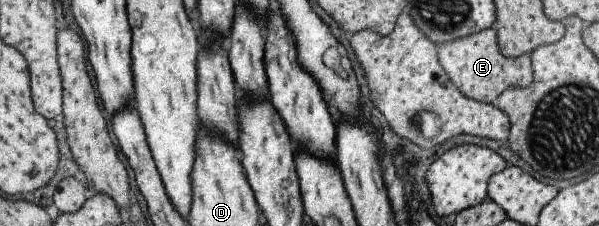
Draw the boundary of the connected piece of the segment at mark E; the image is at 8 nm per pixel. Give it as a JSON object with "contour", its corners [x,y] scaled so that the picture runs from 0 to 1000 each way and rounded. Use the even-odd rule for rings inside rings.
{"contour":[[[823,119],[806,137],[766,168],[765,177],[746,186],[730,204],[730,261],[735,292],[741,305],[751,363],[765,394],[768,416],[778,434],[803,451],[825,456],[826,434],[848,385],[871,389],[888,363],[886,265],[881,248],[853,261],[835,239],[830,199],[830,159]]]}

